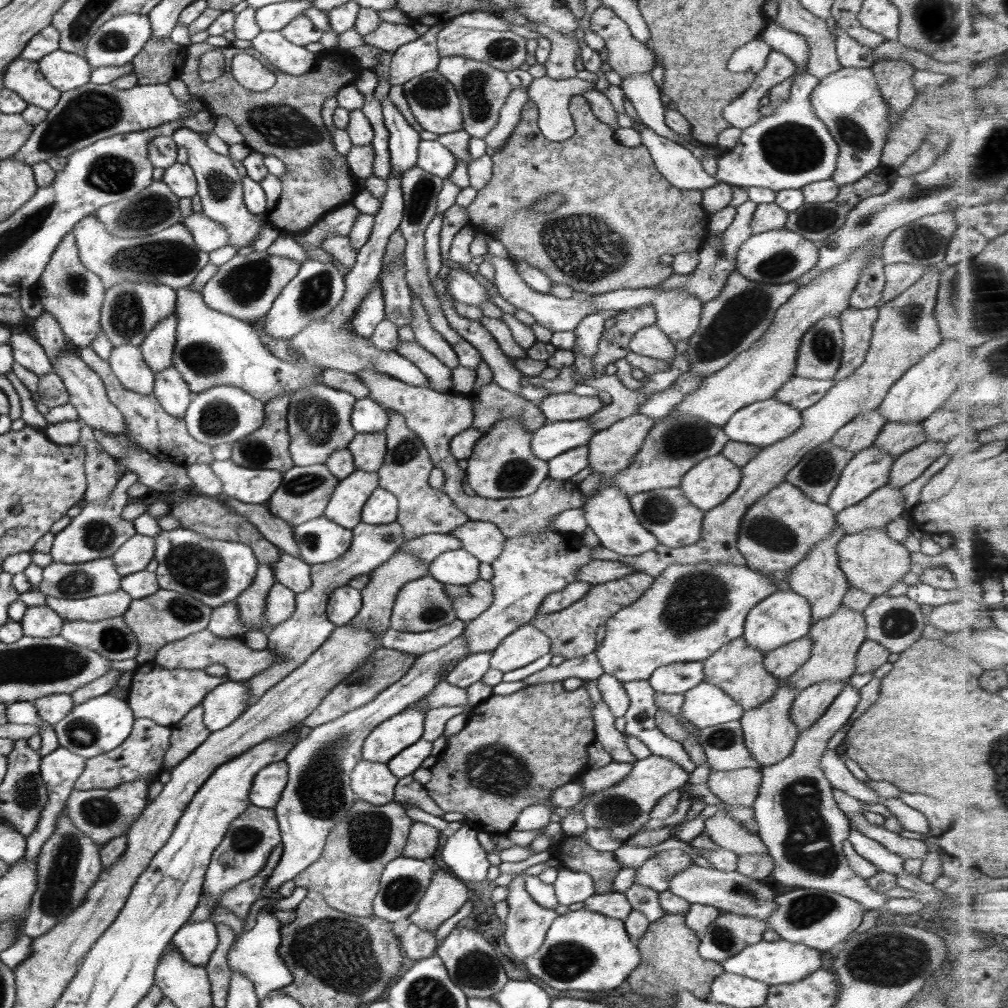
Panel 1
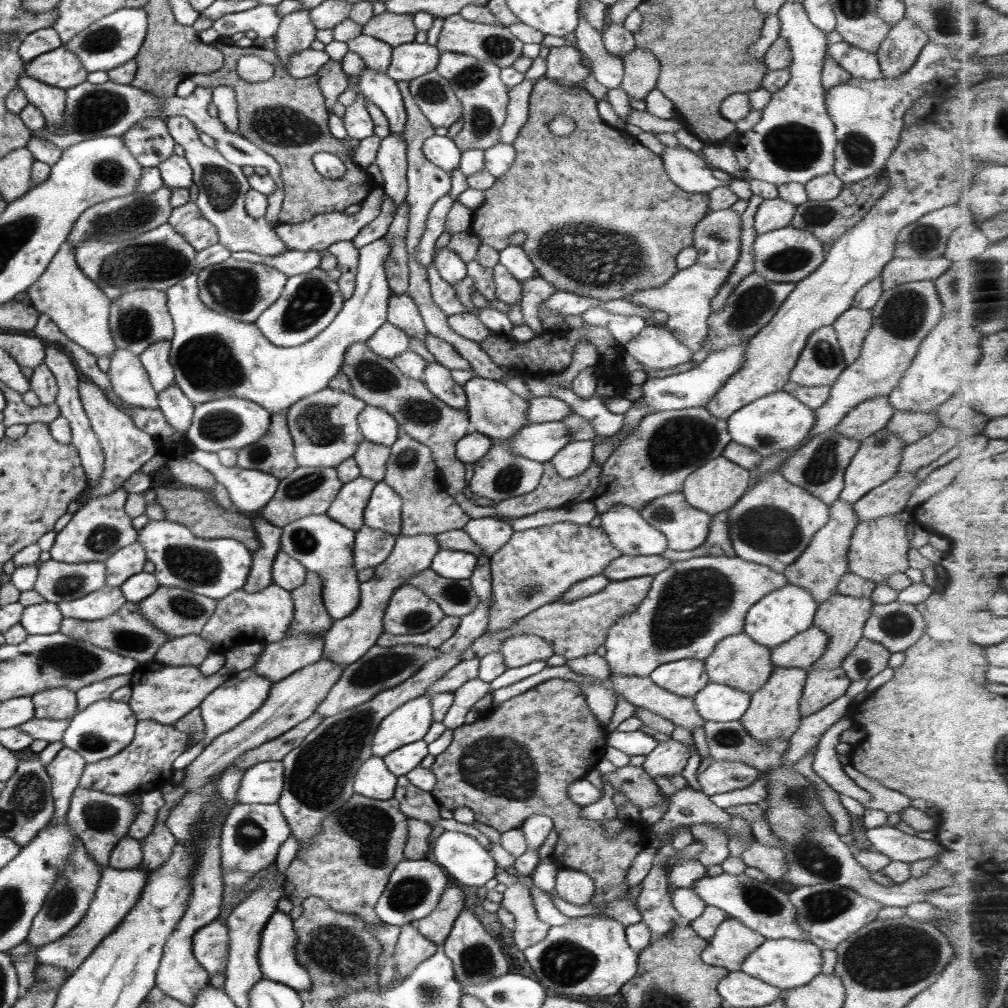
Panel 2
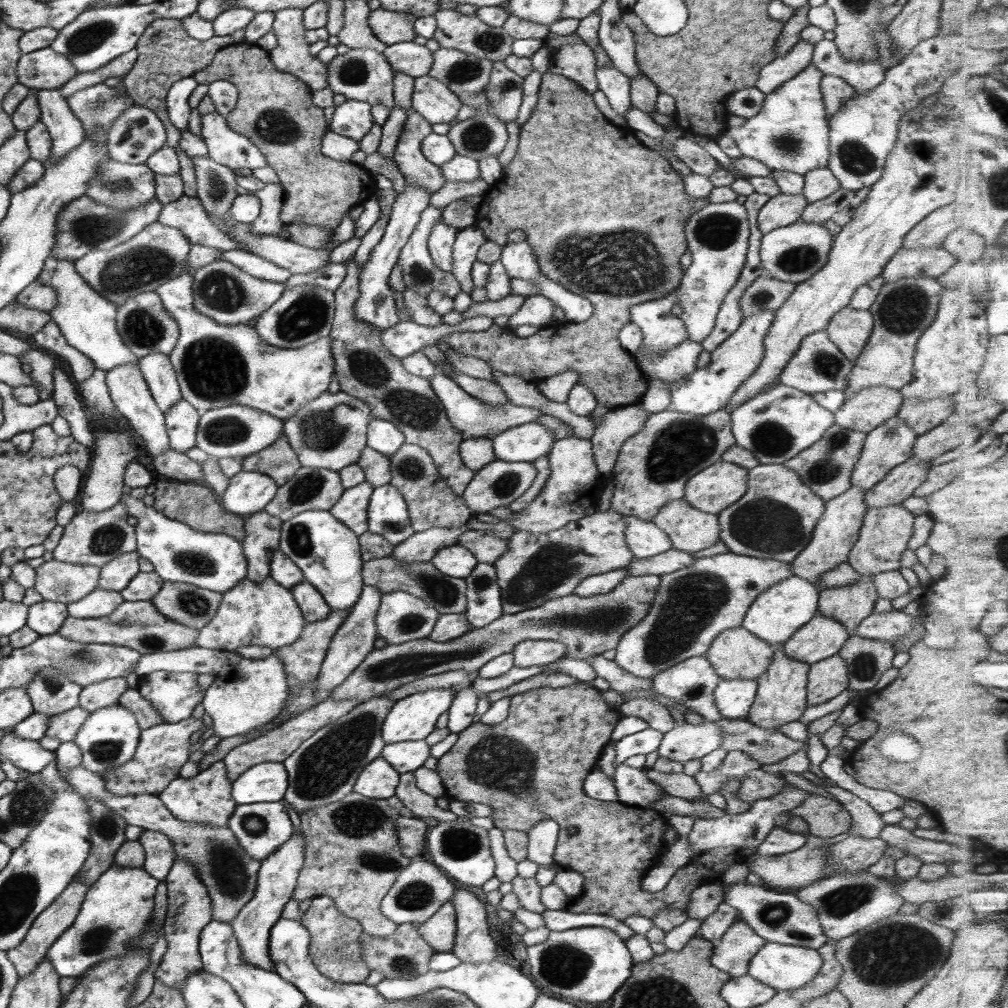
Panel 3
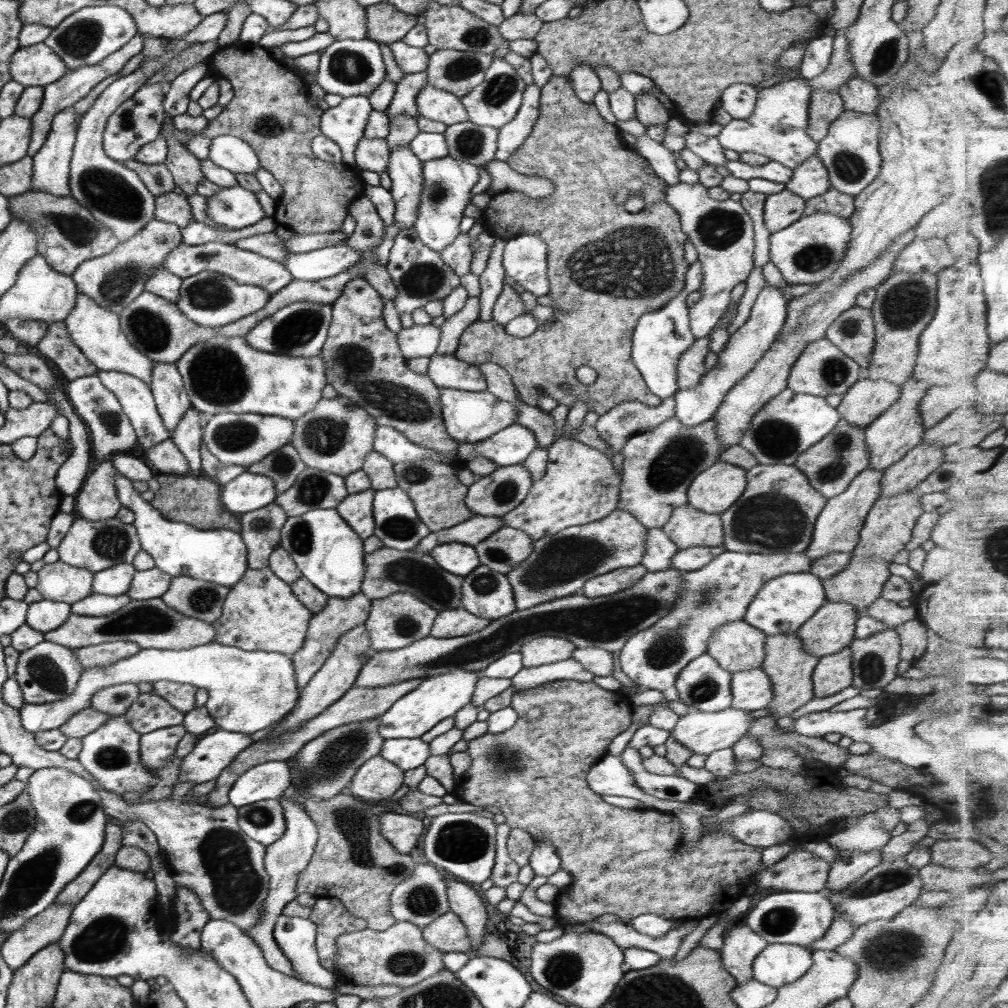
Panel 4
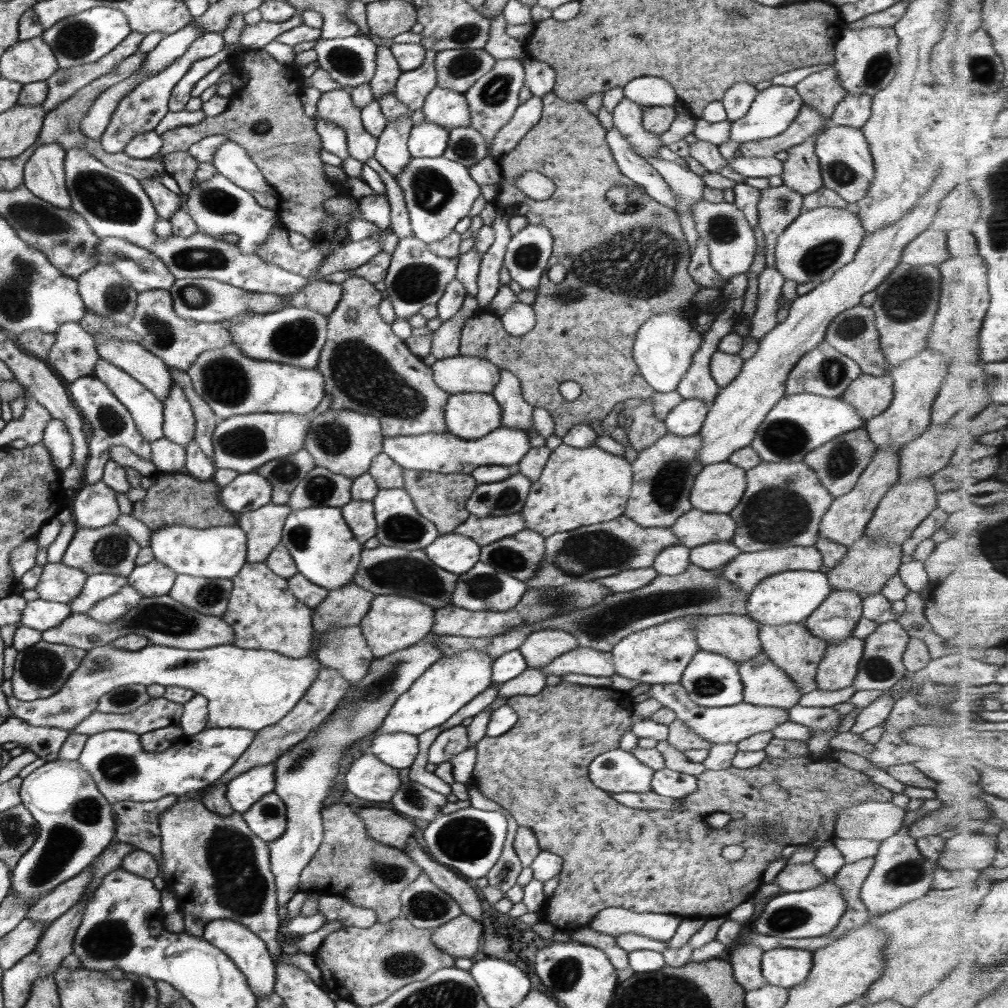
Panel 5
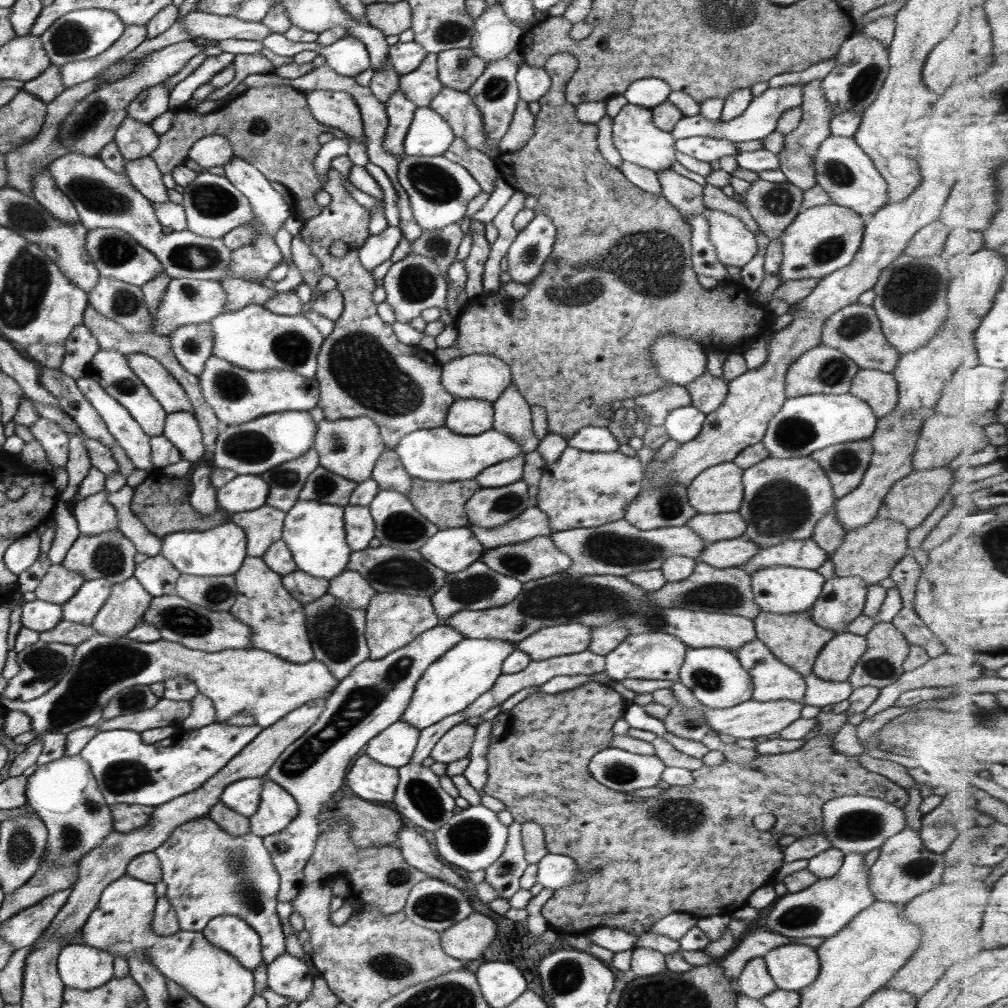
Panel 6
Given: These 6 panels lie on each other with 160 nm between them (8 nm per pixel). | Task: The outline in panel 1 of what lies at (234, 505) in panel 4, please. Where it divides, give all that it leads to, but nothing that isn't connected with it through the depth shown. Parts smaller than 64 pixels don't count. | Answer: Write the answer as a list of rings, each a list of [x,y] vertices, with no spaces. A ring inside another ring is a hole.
[[[214,459],[209,465],[221,480],[224,494],[246,504],[266,504],[283,479],[281,472],[244,468],[230,459]]]

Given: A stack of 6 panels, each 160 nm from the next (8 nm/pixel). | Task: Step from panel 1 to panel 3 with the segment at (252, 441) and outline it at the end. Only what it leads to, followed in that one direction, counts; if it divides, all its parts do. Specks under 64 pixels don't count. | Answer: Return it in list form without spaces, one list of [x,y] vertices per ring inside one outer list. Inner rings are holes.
[[[280,435],[269,447],[241,461],[242,470],[261,472],[276,481],[277,486],[286,484],[301,467],[297,454],[287,441],[287,436]]]

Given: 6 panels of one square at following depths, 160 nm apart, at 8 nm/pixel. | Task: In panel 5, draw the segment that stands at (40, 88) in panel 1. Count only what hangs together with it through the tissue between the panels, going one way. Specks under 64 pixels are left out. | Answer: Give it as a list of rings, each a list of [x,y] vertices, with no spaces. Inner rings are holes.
[[[60,143],[40,144],[23,168],[23,184],[52,206],[70,209],[71,196],[65,183],[65,150]]]

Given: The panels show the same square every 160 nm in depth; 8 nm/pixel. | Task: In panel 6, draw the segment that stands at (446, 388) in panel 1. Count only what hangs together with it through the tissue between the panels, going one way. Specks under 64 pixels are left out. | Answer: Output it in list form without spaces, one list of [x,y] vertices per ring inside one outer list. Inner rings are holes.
[[[456,398],[448,409],[445,427],[459,435],[474,436],[493,428],[493,414],[493,402]]]

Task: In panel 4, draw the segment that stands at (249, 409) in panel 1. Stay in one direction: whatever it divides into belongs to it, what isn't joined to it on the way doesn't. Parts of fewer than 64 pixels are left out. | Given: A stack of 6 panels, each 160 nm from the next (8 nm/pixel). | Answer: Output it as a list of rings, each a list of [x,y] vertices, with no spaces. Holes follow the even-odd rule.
[[[221,412],[212,415],[206,423],[201,439],[206,448],[225,465],[248,466],[260,462],[270,452],[278,451],[290,443],[294,434],[293,422],[282,416]]]

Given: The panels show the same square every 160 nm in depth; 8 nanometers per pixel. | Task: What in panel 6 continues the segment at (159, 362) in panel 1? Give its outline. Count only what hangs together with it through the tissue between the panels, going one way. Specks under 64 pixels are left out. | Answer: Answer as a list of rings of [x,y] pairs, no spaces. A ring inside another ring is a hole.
[[[191,412],[167,413],[163,435],[180,451],[184,460],[196,462],[203,457],[203,436],[196,417]]]

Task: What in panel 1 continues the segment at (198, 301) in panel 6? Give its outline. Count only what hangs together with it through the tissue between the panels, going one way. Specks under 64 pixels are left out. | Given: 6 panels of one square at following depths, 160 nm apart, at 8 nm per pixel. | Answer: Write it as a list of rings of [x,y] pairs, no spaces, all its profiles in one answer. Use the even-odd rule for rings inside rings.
[[[246,250],[218,267],[214,277],[202,288],[201,297],[206,306],[213,310],[251,323],[264,318],[286,284],[298,275],[300,268],[298,262],[290,258],[270,256],[268,251],[258,253]]]

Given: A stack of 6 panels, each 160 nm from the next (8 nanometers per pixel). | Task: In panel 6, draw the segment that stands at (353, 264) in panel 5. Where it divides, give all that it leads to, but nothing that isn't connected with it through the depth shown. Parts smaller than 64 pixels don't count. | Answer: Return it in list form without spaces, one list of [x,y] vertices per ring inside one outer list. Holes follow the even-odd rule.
[[[388,225],[382,232],[370,235],[362,248],[358,250],[358,259],[366,271],[372,272],[376,266],[384,264],[392,258],[397,242],[402,240],[403,234],[400,227]]]

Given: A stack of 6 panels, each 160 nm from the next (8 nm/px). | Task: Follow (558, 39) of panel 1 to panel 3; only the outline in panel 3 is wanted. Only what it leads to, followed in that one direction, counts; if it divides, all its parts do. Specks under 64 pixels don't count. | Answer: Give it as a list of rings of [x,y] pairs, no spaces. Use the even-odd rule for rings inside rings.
[[[585,43],[562,46],[549,59],[548,72],[558,73],[579,84],[589,95],[599,89],[596,78],[597,60]]]

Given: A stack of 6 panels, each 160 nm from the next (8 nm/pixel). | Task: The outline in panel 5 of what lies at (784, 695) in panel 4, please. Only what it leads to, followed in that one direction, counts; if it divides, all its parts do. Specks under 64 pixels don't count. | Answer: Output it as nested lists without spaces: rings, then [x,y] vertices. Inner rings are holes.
[[[788,623],[778,626],[760,624],[759,639],[763,653],[790,677],[802,695],[817,688],[815,674],[817,666],[828,648],[828,642],[810,634],[803,623]]]

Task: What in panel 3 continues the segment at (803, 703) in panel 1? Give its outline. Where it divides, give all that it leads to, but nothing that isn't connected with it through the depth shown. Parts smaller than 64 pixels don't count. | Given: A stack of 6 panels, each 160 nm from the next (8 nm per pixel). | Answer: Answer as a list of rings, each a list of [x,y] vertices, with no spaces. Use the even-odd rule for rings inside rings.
[[[836,654],[812,663],[807,676],[807,704],[822,704],[849,688],[848,669]]]

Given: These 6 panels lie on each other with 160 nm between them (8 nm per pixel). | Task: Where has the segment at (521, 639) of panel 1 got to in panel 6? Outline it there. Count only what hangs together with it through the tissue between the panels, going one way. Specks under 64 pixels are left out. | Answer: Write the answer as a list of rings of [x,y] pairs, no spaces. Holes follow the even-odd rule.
[[[572,623],[544,627],[518,641],[515,648],[525,652],[532,661],[546,660],[555,656],[569,655],[590,649],[591,628]]]

